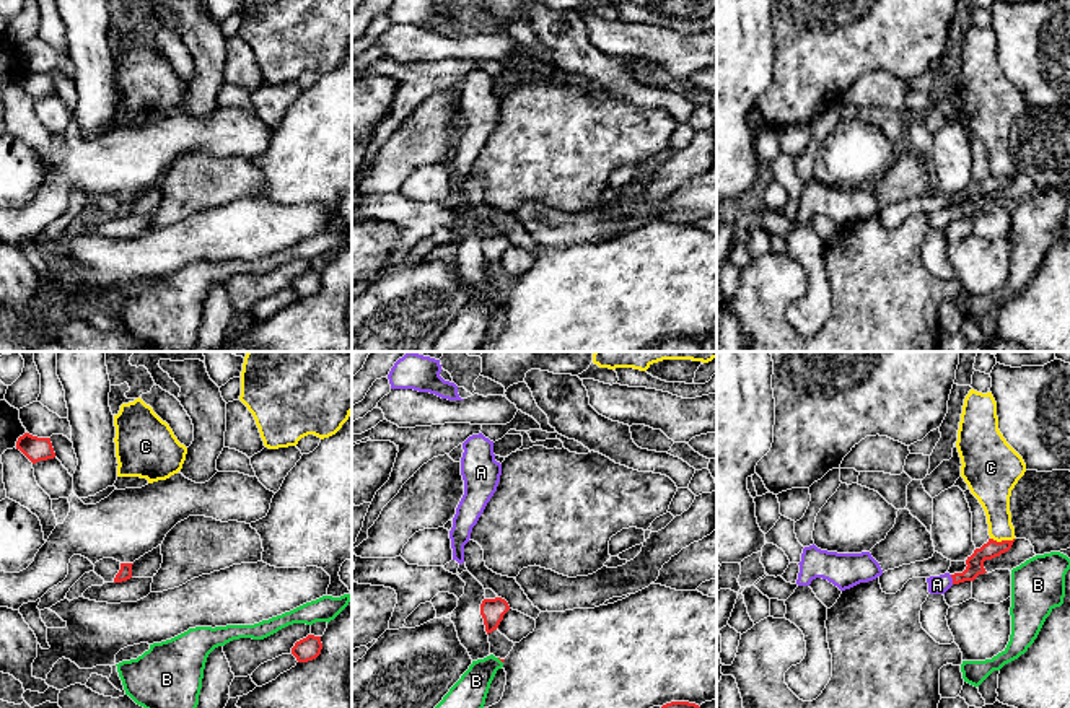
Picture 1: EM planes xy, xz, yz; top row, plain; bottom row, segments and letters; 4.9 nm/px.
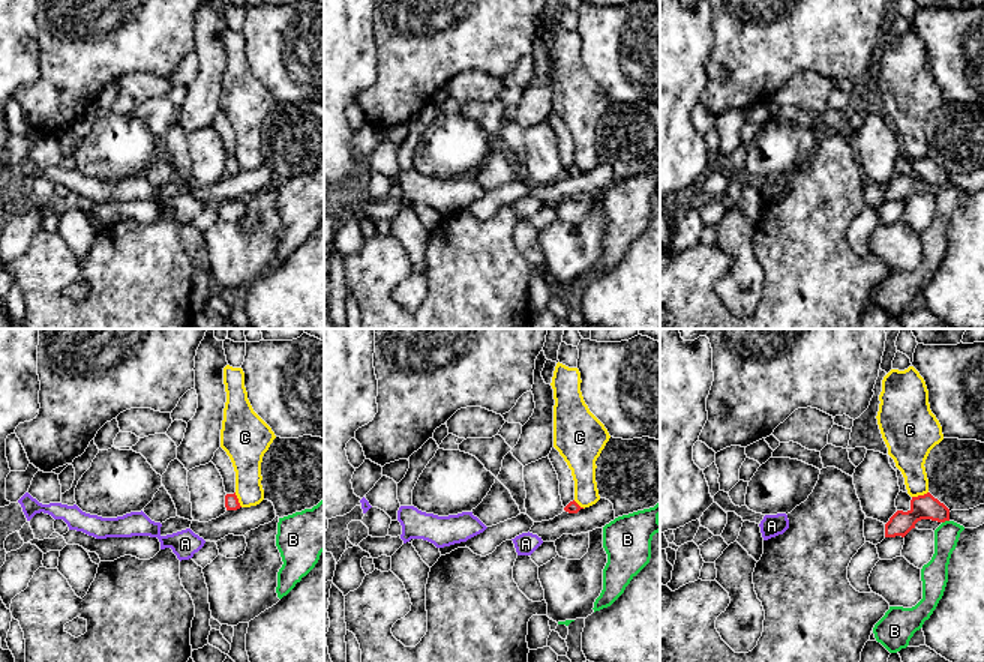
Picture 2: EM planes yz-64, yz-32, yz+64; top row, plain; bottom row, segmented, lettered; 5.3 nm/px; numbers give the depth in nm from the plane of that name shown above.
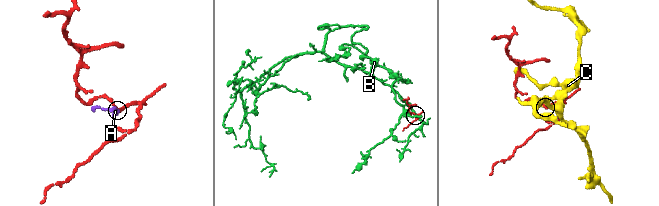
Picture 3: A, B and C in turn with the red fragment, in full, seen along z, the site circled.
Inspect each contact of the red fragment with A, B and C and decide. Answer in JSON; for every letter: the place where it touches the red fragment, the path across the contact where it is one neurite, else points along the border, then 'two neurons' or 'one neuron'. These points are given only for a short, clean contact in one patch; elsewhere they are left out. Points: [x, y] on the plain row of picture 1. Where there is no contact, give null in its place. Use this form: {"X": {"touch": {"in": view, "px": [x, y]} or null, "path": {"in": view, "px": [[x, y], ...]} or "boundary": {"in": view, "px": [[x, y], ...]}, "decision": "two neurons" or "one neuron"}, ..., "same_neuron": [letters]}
{"A": {"touch": {"in": "yz", "px": [953, 215]}, "path": {"in": "yz", "px": [[992, 184], [963, 212], [953, 215], [937, 220]]}, "decision": "one neuron"}, "B": {"touch": {"in": "xz", "px": [500, 295]}, "boundary": {"in": "xz", "px": [[497, 293], [502, 298]]}, "decision": "two neurons"}, "C": {"touch": {"in": "yz", "px": [1002, 176]}, "decision": "two neurons"}, "same_neuron": ["A"]}

